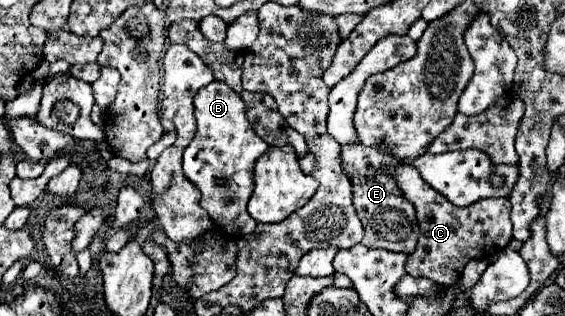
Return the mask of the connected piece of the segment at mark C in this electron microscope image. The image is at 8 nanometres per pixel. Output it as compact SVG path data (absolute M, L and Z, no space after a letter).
M412 165L402 167L388 167L390 175L396 175L398 185L406 199L410 199L416 207L416 217L420 225L420 239L416 251L408 257L406 273L412 277L426 277L444 287L454 285L462 269L472 259L486 259L492 253L502 251L512 239L510 227L510 201L508 199L482 199L472 203L470 207L454 207L444 195L438 195L420 175L414 171Z

